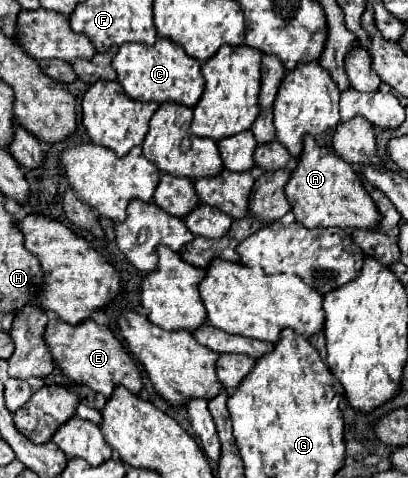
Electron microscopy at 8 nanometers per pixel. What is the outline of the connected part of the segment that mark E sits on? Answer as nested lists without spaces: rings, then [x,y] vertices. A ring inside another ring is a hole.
[[[53,320],[45,328],[45,336],[53,360],[61,366],[63,374],[73,382],[85,384],[91,390],[103,394],[105,398],[111,398],[117,386],[125,386],[133,394],[139,394],[143,390],[143,378],[135,358],[127,354],[121,340],[115,338],[115,334],[107,326],[99,326],[93,320],[87,320],[79,326],[69,326],[61,320]]]

